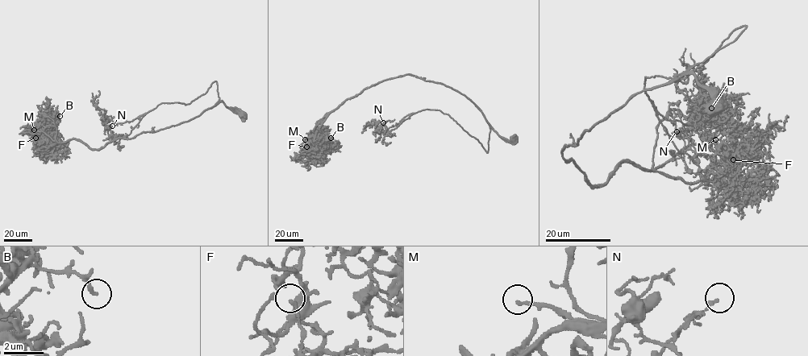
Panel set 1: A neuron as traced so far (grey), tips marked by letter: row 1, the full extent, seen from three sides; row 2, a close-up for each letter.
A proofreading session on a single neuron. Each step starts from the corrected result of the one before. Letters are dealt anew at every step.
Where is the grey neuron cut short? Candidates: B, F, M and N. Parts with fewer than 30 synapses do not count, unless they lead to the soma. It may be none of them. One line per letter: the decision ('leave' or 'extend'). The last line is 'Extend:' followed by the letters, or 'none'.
B: leave
F: leave
M: extend
N: leave
Extend: M

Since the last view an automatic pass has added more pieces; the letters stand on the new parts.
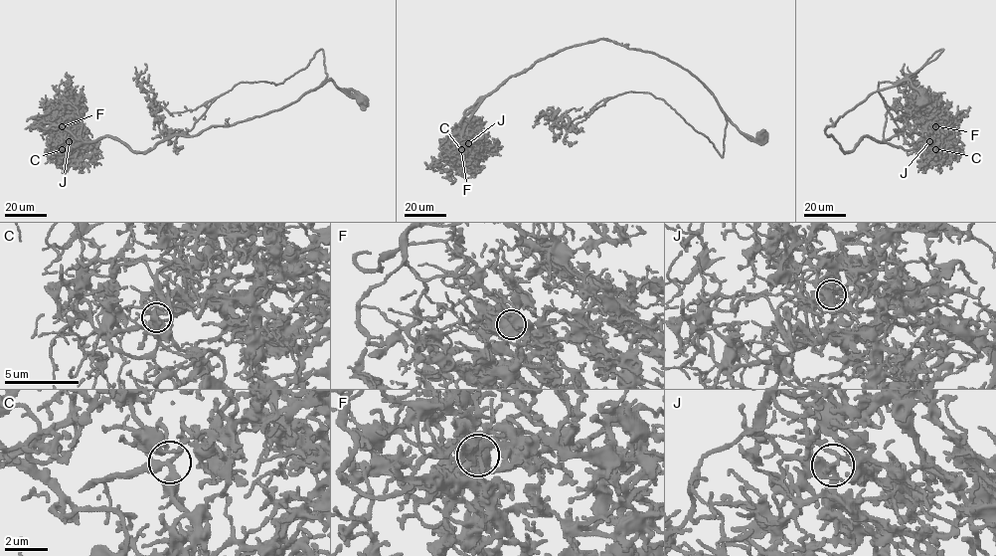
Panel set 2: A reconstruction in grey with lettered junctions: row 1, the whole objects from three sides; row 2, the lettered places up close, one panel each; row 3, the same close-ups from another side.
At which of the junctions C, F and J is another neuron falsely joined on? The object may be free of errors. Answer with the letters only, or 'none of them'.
none of them

